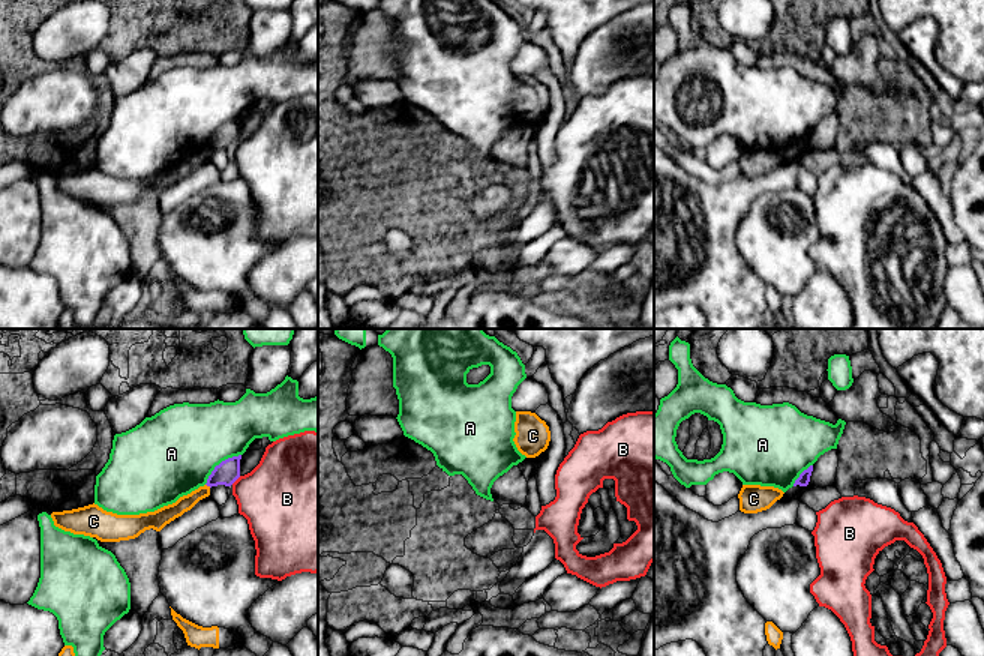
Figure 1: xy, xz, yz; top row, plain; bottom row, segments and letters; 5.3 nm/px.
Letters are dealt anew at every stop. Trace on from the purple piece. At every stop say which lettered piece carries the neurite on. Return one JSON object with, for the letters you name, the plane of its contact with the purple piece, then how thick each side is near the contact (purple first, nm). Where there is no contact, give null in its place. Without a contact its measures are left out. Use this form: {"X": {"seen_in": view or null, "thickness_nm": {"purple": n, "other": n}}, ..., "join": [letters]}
{"join": []}

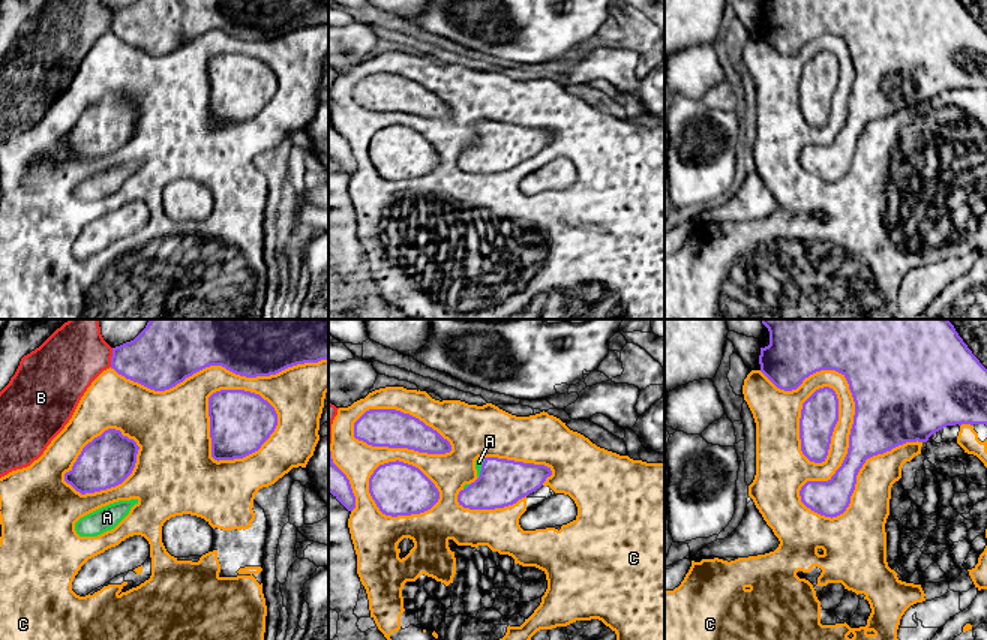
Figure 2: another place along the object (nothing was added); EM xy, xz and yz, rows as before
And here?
{"A": {"seen_in": "xz", "thickness_nm": {"purple": 260, "other": 50}}, "join": ["A"]}

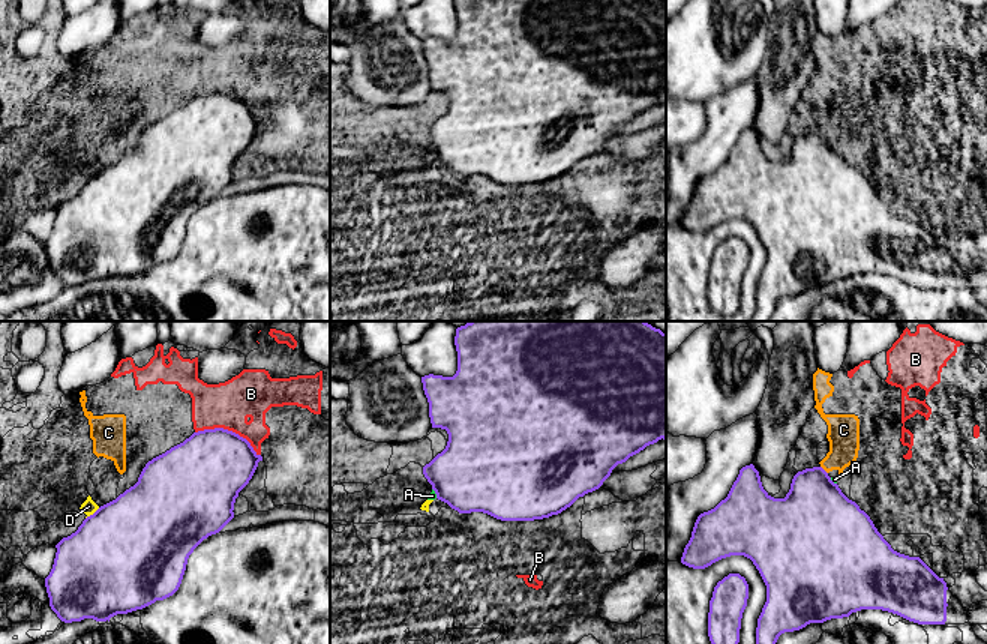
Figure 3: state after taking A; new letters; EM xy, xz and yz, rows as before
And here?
{"join": []}

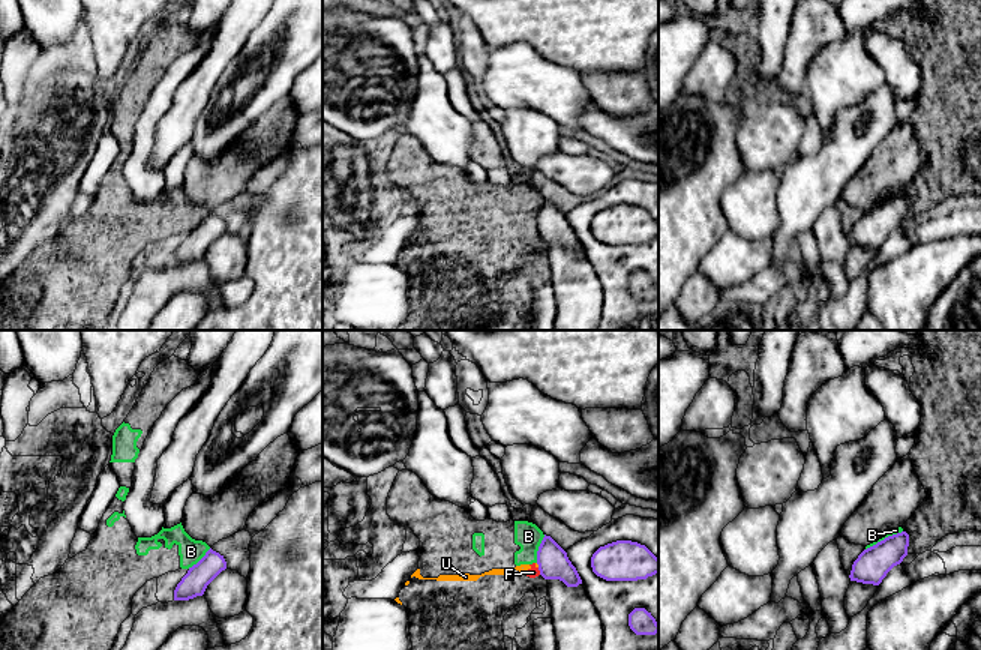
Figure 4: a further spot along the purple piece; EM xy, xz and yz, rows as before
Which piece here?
{"join": []}

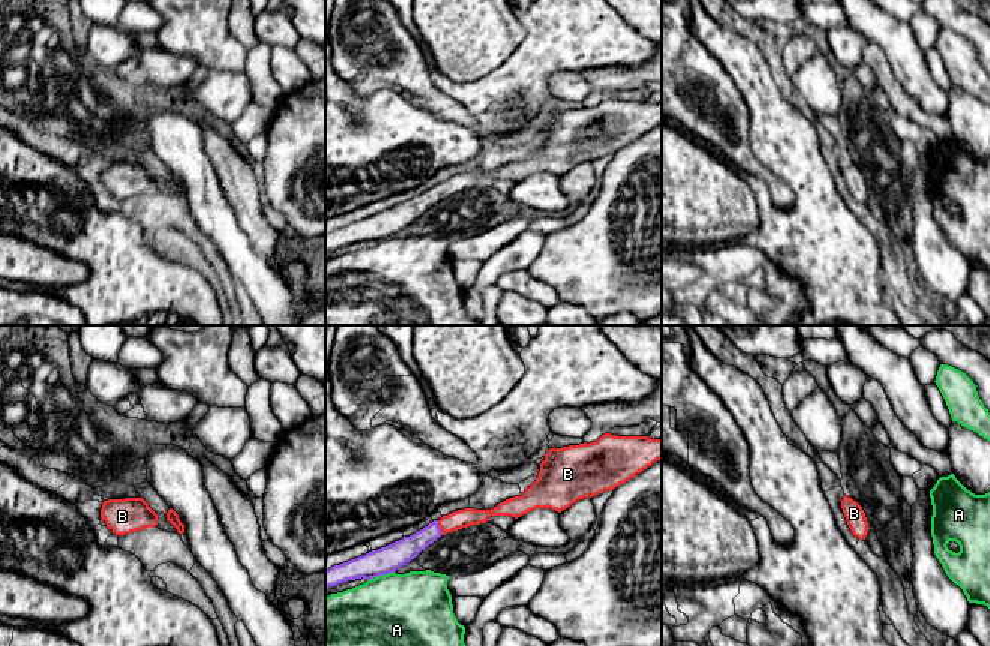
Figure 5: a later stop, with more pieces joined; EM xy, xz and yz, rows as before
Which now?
{"B": {"seen_in": "xz", "thickness_nm": {"purple": 130, "other": 100}}, "join": ["B"]}

